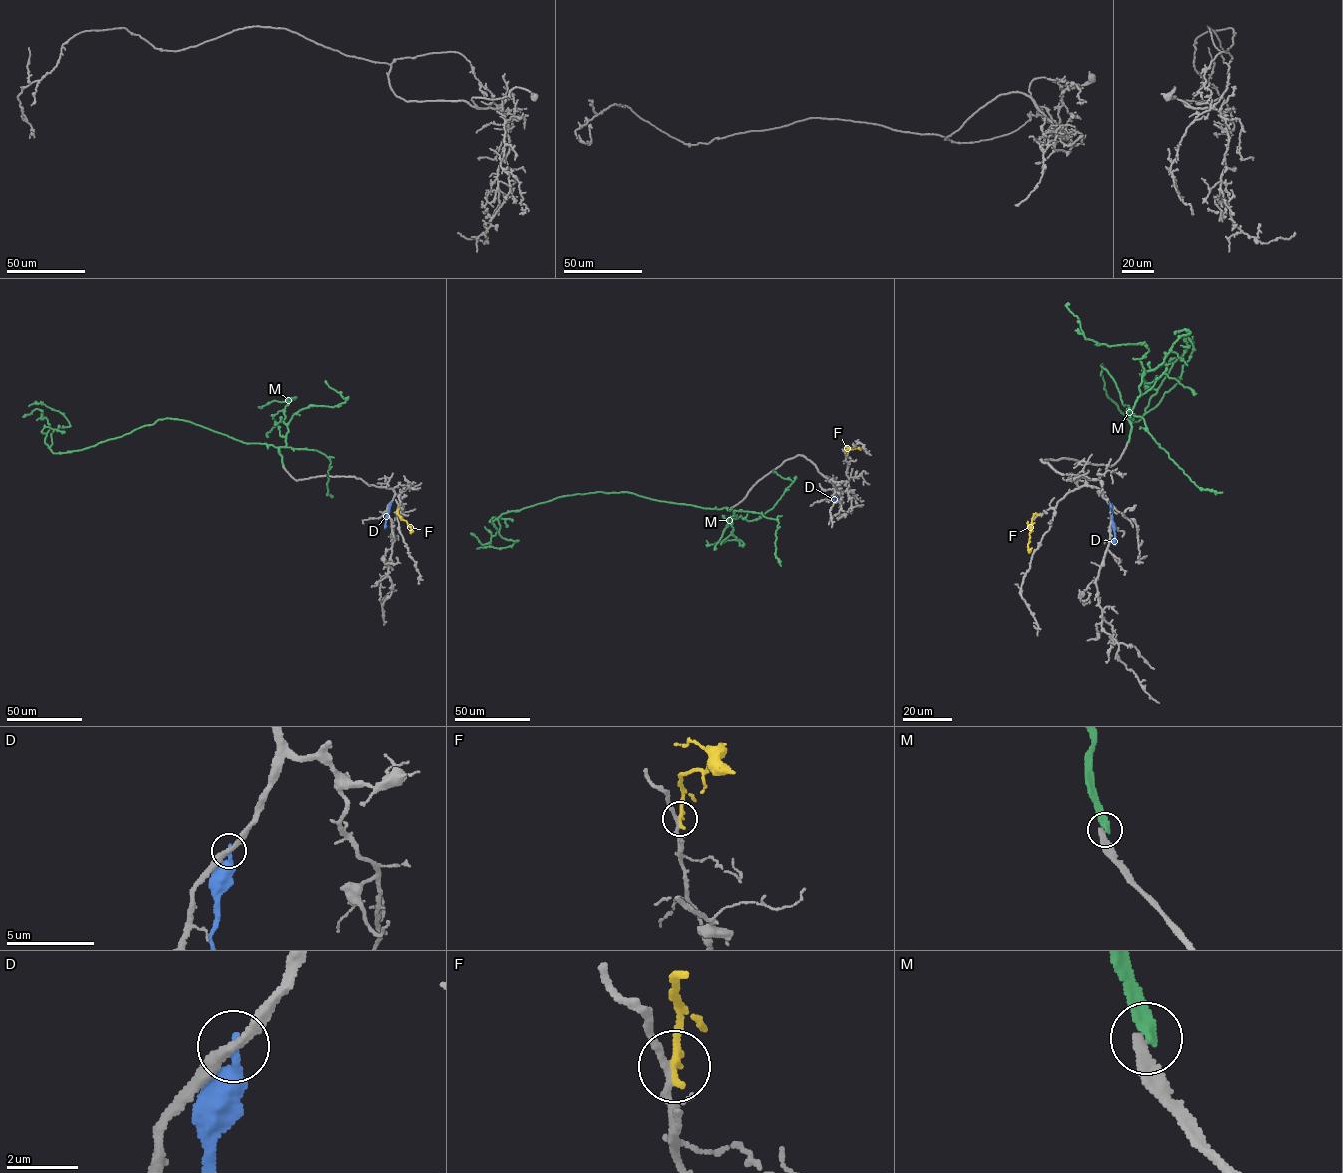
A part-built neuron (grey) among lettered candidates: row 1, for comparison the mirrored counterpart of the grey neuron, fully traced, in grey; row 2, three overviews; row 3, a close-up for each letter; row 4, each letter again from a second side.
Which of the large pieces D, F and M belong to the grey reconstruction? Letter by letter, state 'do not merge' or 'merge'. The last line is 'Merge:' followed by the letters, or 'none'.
D: do not merge
F: do not merge
M: do not merge
Merge: none

